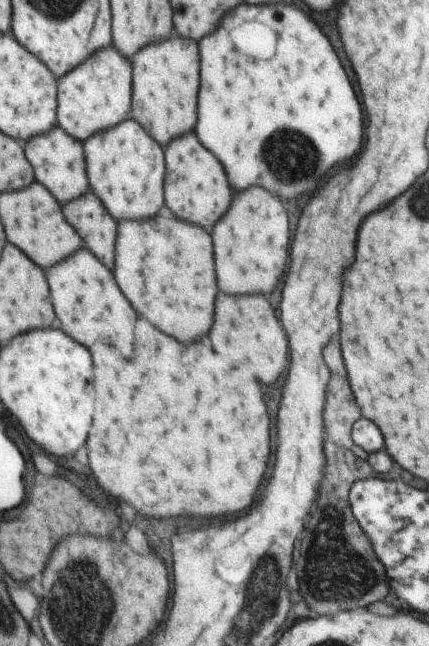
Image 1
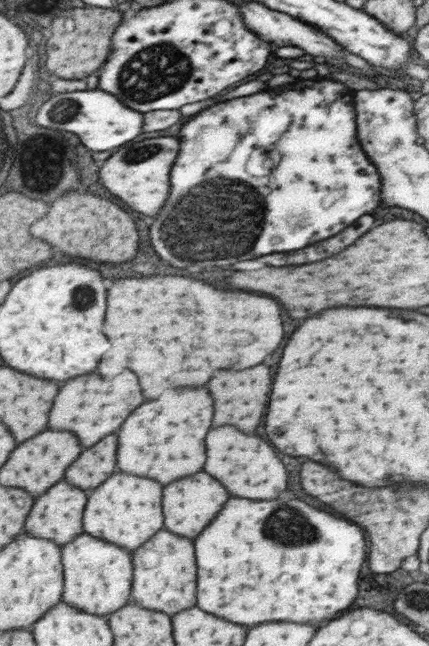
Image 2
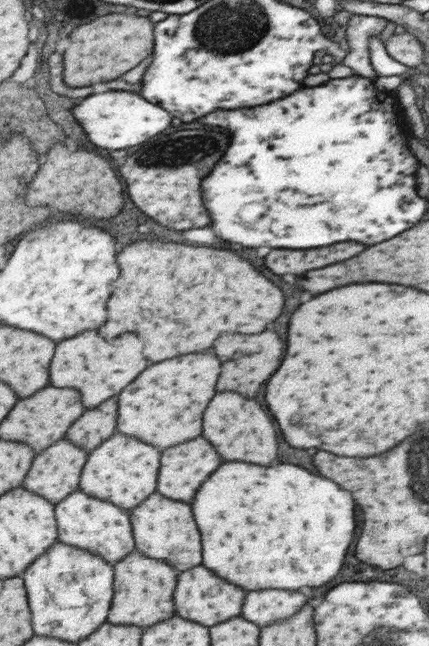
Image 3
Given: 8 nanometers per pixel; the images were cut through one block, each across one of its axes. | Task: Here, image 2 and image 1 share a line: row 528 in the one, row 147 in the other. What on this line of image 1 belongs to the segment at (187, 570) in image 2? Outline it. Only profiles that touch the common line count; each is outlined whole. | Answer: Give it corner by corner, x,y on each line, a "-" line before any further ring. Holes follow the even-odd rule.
174,34
170,39
147,46
133,58
134,65
134,94
132,94
132,110
130,118
140,123
144,130
166,148
170,141
194,130
197,124
196,96
200,84
200,58
198,58
197,42

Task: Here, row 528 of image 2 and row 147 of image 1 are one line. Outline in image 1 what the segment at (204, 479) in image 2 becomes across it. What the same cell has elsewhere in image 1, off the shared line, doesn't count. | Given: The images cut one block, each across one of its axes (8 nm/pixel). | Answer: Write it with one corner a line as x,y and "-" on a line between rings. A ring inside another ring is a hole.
194,130
169,142
165,148
166,162
166,196
165,210
194,222
204,230
212,230
214,224
228,212
232,202
232,192
222,164
212,152
208,152
198,142

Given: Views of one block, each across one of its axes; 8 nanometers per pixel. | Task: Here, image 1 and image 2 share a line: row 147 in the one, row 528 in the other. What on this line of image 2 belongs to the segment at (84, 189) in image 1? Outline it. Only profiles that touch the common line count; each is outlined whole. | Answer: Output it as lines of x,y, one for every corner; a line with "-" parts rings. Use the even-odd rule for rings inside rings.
64,480
58,482
58,486
54,486
54,490
48,490
46,494
35,498
34,514
29,514
24,532
38,538
50,539
61,547
70,544
70,541
74,541
74,538
82,534
82,512
84,512
84,506
87,505
86,493
87,491
76,488

